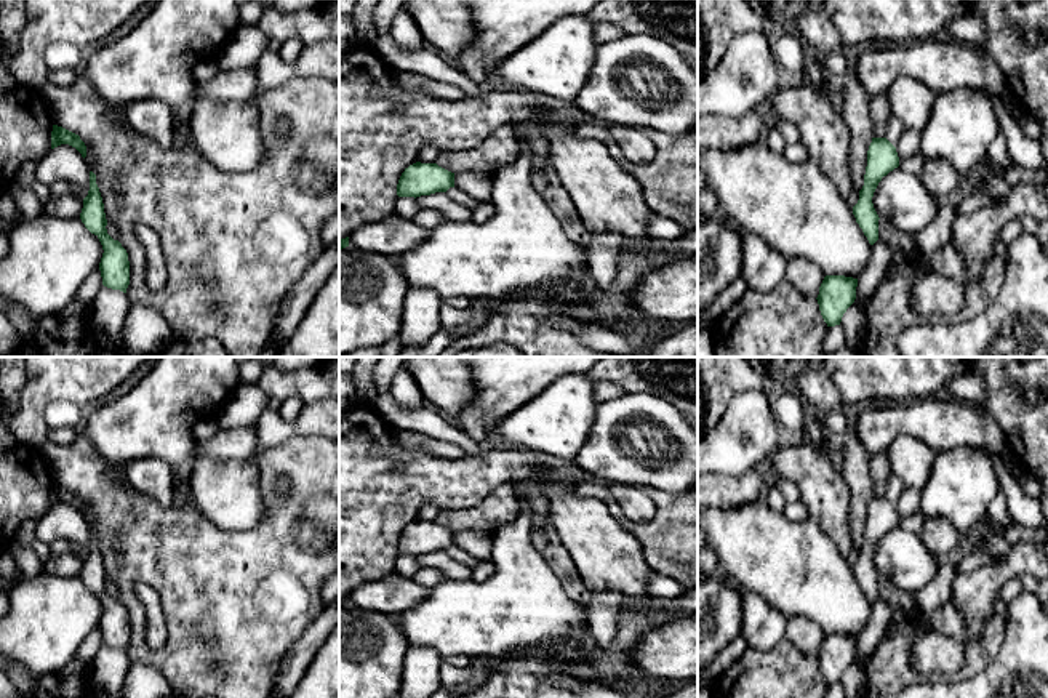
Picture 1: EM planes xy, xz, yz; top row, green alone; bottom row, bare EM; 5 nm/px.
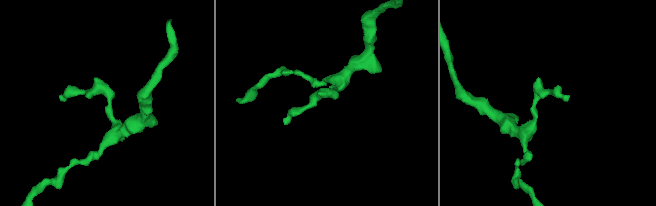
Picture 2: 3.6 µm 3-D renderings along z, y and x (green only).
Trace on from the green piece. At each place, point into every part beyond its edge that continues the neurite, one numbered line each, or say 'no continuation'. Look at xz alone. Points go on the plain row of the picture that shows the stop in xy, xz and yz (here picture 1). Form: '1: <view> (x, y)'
no continuation

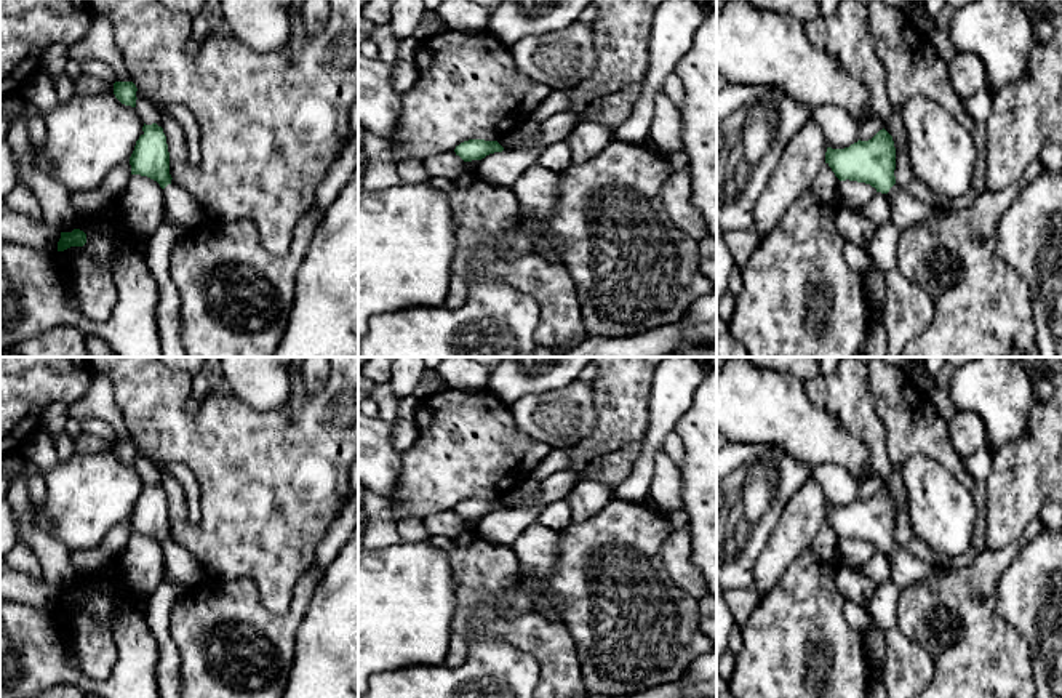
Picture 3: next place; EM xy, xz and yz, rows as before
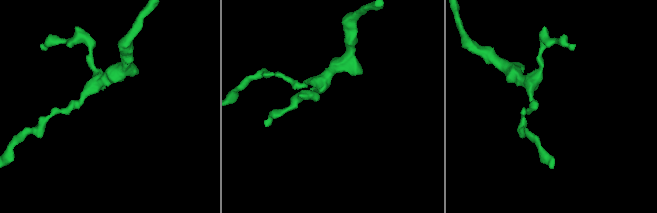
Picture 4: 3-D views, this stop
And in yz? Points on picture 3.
1: yz (907, 569)

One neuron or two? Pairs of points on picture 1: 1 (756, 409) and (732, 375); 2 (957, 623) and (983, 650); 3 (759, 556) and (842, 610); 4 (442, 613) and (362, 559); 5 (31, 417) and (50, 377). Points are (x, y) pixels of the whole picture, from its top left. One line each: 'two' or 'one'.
1: two
2: one
3: one
4: two
5: one

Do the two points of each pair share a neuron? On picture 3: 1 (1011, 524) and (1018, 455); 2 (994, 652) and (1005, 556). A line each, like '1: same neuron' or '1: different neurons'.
1: same neuron
2: same neuron

